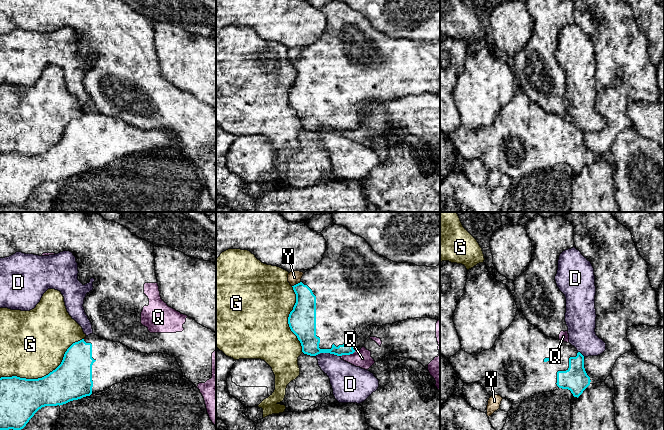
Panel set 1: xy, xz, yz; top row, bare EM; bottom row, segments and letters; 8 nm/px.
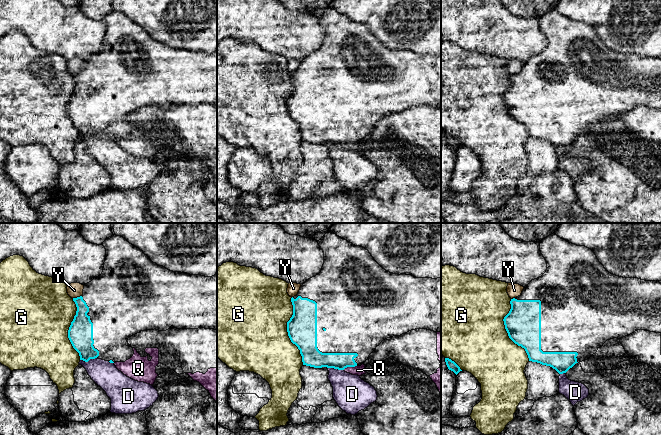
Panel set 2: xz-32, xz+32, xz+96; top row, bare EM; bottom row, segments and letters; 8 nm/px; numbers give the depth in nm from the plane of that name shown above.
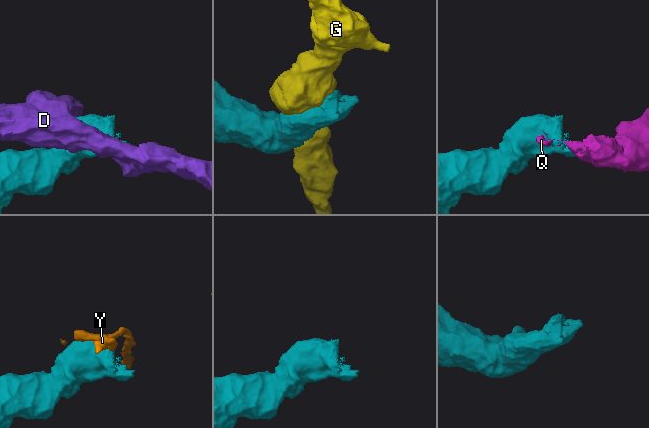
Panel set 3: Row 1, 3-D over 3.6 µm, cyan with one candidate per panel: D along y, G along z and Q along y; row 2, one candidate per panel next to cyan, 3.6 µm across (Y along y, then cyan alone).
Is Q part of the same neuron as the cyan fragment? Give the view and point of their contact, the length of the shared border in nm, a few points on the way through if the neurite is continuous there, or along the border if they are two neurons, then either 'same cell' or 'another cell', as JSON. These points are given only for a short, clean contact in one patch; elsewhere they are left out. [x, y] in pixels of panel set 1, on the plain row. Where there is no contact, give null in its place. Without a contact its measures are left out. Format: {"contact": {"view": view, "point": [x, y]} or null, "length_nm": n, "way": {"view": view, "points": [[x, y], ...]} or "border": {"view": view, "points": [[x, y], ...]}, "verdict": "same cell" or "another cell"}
{"contact": {"view": "xz", "point": [347, 130]}, "length_nm": 130, "border": {"view": "xz", "points": [[355, 127], [340, 132]]}, "verdict": "another cell"}

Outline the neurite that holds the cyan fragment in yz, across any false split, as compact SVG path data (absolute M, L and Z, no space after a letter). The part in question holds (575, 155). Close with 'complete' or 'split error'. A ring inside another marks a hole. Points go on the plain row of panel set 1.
M519 86L491 125L477 131L461 125L449 137L464 159L479 159L490 172L500 171L512 180L559 164L570 166L578 174L591 158L584 144L584 132L570 119L544 111Z; split error

